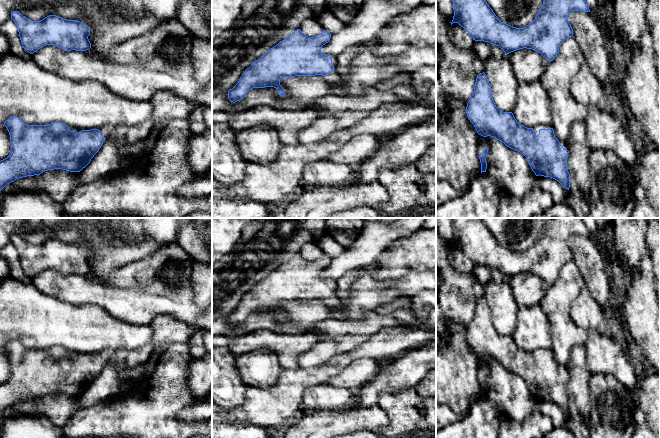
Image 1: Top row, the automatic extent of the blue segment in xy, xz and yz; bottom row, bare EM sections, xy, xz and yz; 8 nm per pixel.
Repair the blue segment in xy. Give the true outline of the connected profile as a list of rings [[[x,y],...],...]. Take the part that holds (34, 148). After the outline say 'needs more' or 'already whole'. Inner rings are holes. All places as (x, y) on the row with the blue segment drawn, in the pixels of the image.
[[[212,81],[204,84],[193,104],[184,97],[167,91],[159,91],[152,98],[153,115],[147,120],[135,125],[106,124],[94,129],[79,129],[61,122],[47,125],[27,125],[19,117],[13,116],[4,122],[11,141],[11,151],[7,158],[0,161],[0,191],[16,179],[40,175],[44,171],[62,169],[70,172],[80,172],[99,151],[102,144],[113,139],[122,144],[143,141],[158,127],[164,128],[174,119],[189,120],[190,115],[198,106],[212,106]]] | needs more

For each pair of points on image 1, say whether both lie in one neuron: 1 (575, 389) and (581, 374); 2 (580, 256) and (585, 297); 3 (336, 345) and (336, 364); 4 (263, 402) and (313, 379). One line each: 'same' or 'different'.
1: same
2: different
3: different
4: same

